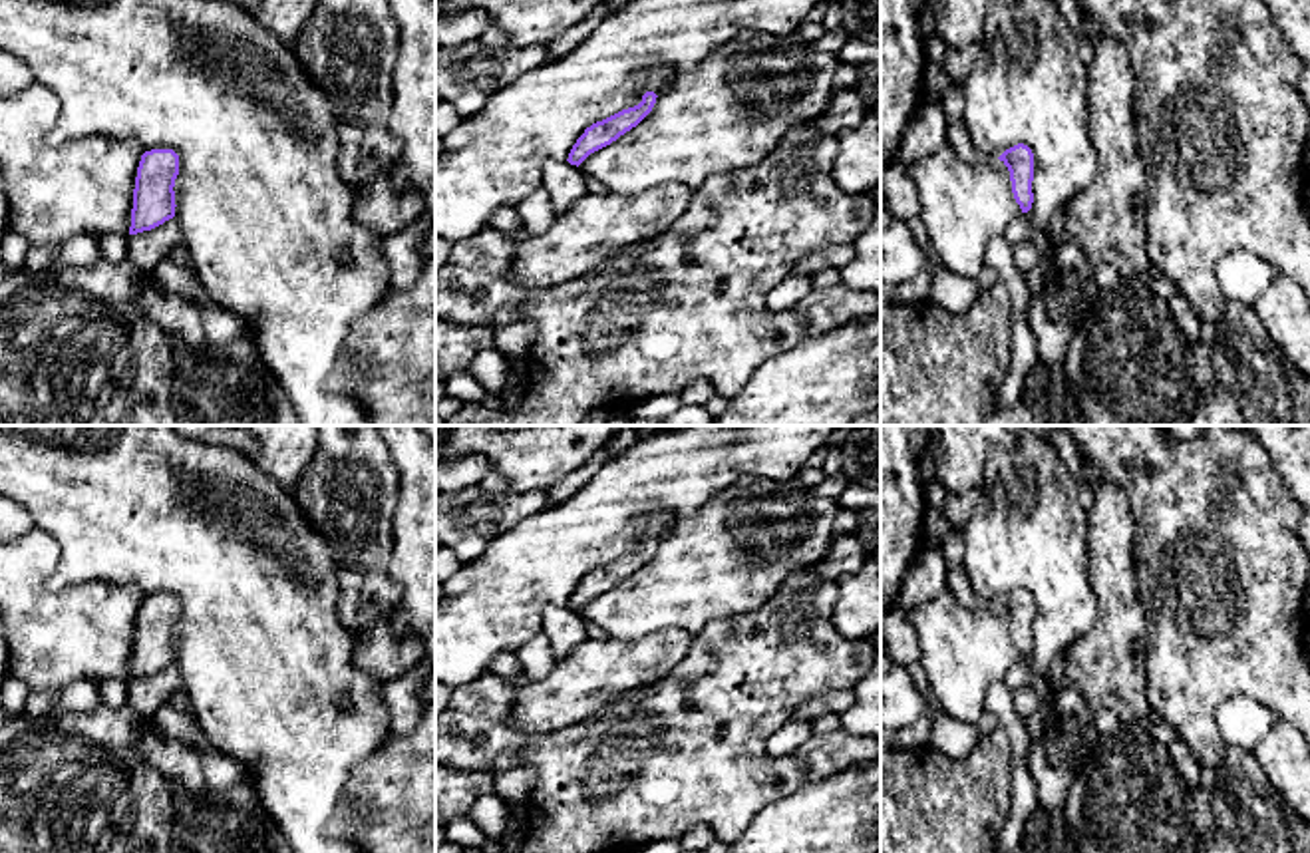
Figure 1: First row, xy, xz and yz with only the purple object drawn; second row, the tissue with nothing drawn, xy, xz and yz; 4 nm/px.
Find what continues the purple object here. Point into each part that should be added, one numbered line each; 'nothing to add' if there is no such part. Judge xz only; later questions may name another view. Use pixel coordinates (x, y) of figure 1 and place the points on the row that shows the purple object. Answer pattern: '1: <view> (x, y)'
1: xz (654, 80)

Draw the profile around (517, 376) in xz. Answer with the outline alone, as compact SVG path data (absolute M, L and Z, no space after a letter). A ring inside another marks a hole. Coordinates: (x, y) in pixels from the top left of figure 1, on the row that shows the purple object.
M509 358L507 380L501 396L521 394L529 388L529 360Z

